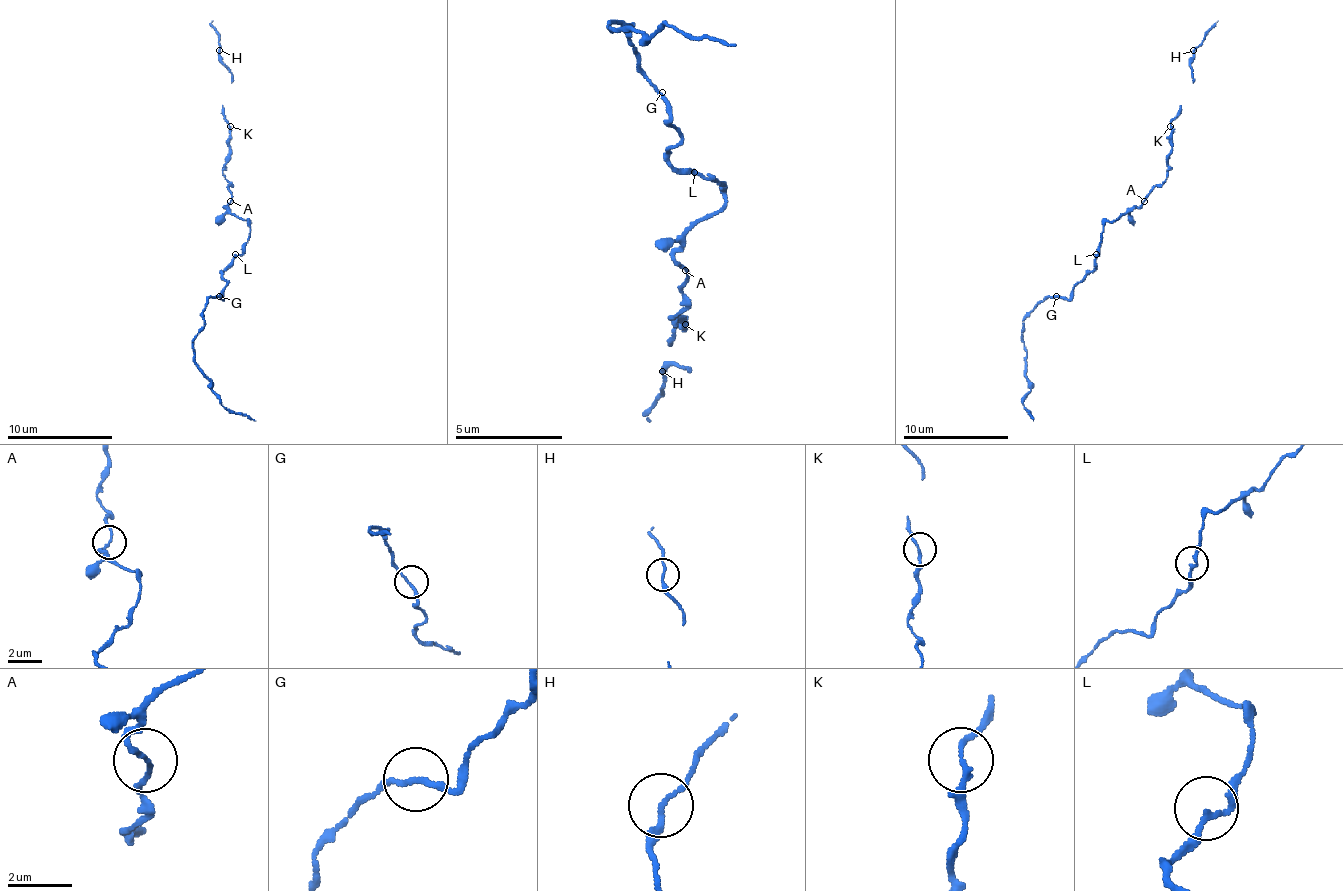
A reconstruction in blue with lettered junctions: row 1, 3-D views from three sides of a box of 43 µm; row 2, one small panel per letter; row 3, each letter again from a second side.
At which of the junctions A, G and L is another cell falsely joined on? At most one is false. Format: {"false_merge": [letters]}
{"false_merge": []}

